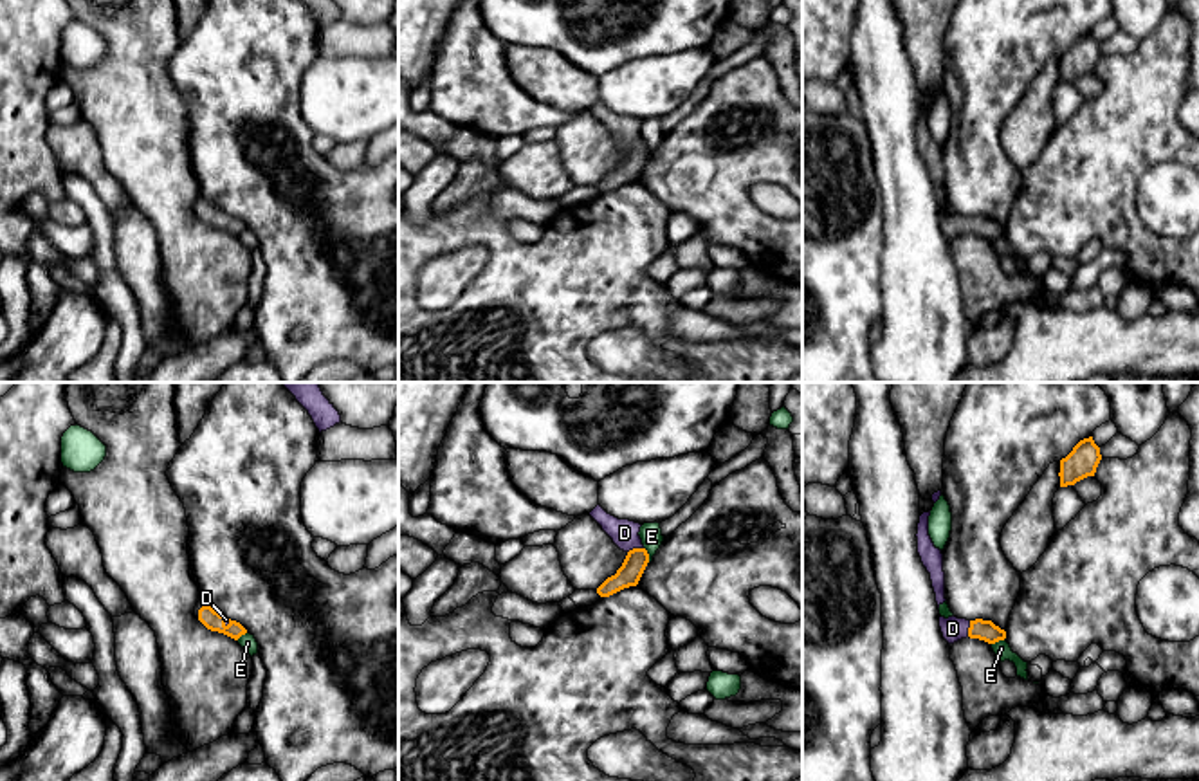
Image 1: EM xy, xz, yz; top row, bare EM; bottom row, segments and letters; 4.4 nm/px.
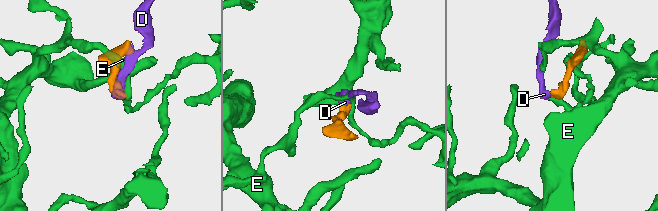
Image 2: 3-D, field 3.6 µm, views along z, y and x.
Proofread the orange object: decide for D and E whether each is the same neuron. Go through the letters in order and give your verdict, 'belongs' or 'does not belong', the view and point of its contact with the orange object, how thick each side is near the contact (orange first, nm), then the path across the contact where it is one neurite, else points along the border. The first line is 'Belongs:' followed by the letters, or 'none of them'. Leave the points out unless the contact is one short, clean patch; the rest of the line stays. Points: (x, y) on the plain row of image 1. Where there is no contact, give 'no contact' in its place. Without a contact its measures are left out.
Belongs: D
D: belongs; meets orange in xz at (635, 145); 100 nm thick on the orange side, 120 nm on the other; runs through xz (630, 168), (635, 159), (635, 145), (624, 128)
E: does not belong; meets orange in xz at (648, 152); 100 nm thick on the orange side, 100 nm on the other; border along xz (644, 143), (648, 159)

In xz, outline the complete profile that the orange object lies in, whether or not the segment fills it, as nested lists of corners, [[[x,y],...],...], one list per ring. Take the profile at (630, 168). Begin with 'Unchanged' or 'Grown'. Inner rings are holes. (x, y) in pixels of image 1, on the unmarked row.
Grown. [[[597,101],[590,112],[602,123],[613,139],[627,150],[617,170],[608,173],[597,184],[597,189],[600,193],[609,193],[624,184],[636,182],[649,159],[649,150],[638,132],[642,121],[629,115],[618,115],[608,110],[600,101]]]

